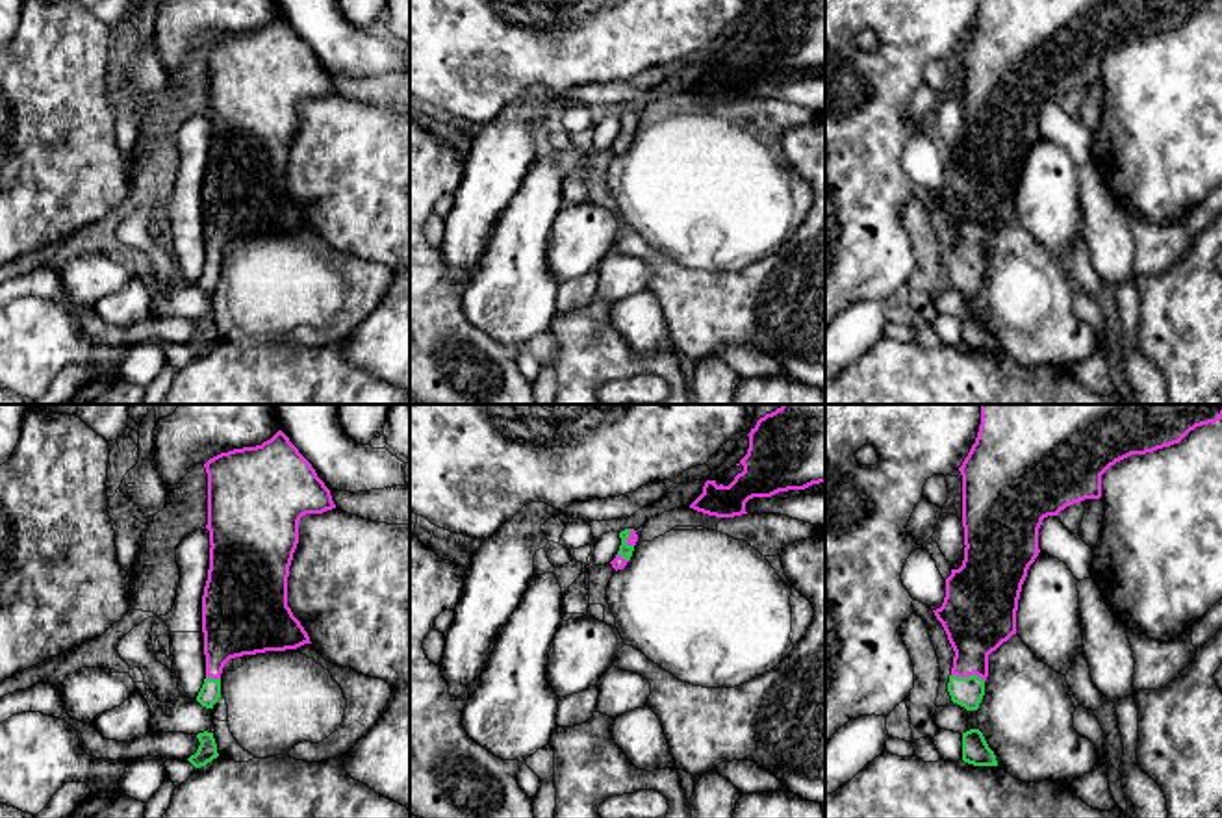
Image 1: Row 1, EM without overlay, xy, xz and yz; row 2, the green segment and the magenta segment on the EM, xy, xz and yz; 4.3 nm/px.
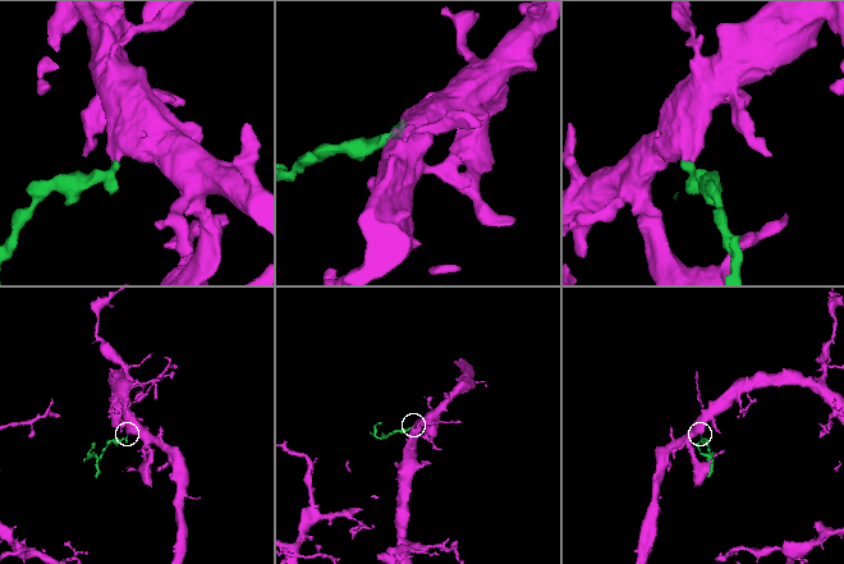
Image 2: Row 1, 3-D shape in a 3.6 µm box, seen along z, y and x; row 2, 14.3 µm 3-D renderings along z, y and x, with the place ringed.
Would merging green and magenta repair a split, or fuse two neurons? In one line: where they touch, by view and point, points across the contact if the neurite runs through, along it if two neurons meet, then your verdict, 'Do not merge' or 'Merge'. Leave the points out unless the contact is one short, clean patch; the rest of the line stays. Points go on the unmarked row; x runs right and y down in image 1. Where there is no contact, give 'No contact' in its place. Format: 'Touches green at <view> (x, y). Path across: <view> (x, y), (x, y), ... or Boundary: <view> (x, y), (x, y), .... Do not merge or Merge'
Touches green at yz (970, 260). Path across: yz (967, 277), (970, 260), (972, 221), (978, 204). Merge

